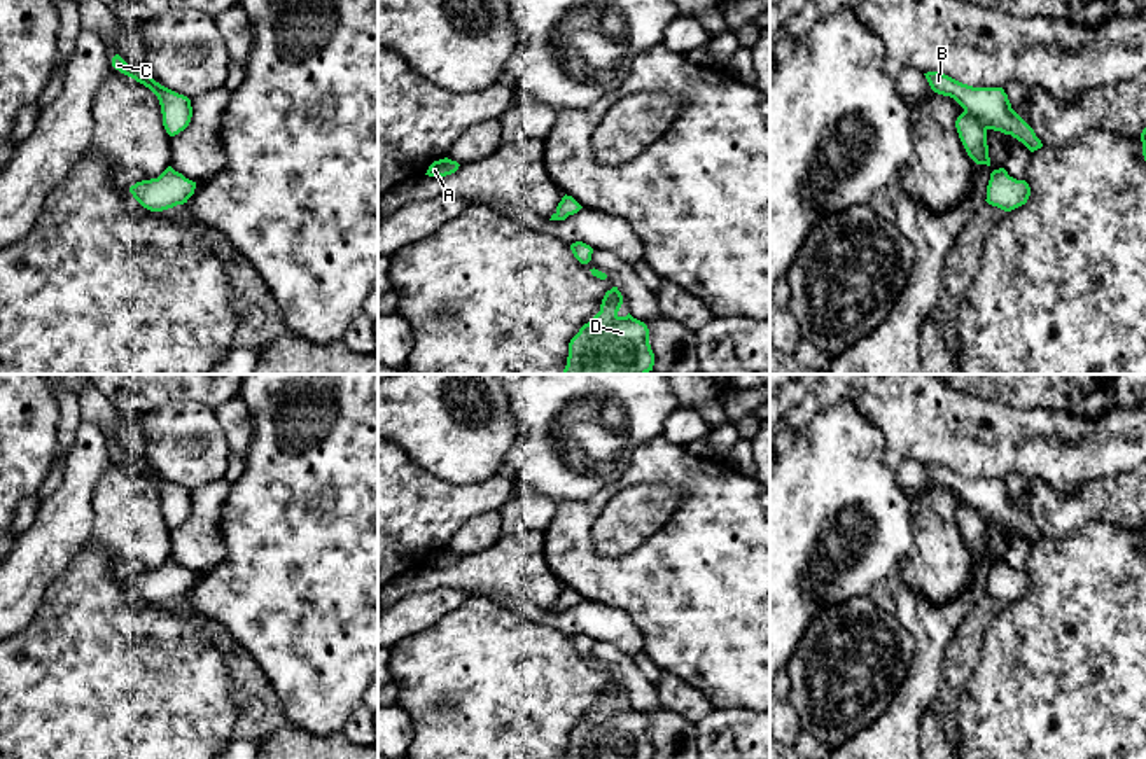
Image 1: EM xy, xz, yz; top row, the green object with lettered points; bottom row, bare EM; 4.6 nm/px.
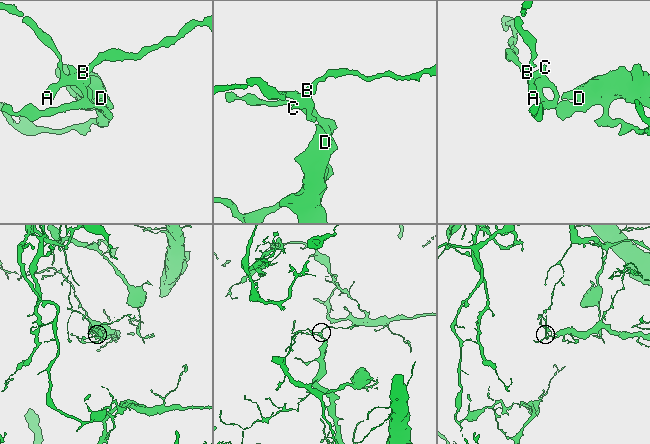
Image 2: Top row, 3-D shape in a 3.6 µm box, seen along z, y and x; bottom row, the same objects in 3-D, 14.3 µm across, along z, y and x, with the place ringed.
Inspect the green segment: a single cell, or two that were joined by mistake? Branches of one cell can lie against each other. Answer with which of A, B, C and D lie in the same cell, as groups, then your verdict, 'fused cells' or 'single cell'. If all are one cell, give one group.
A / B C D; fused cells

